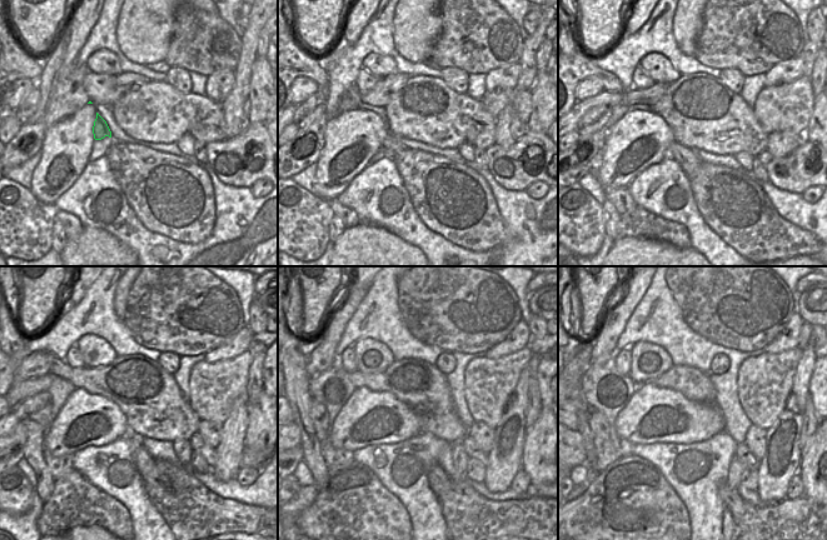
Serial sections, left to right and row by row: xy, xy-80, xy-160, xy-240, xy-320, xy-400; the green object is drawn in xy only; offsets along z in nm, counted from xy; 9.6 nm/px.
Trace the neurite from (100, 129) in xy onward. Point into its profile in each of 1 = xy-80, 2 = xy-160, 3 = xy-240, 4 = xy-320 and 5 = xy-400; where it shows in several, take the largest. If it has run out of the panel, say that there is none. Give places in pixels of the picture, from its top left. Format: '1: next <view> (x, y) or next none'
1: next xy-80 (390, 144)
2: next xy-160 (690, 163)
3: next xy-240 (144, 461)
4: next xy-320 (439, 481)
5: next xy-400 (731, 499)

